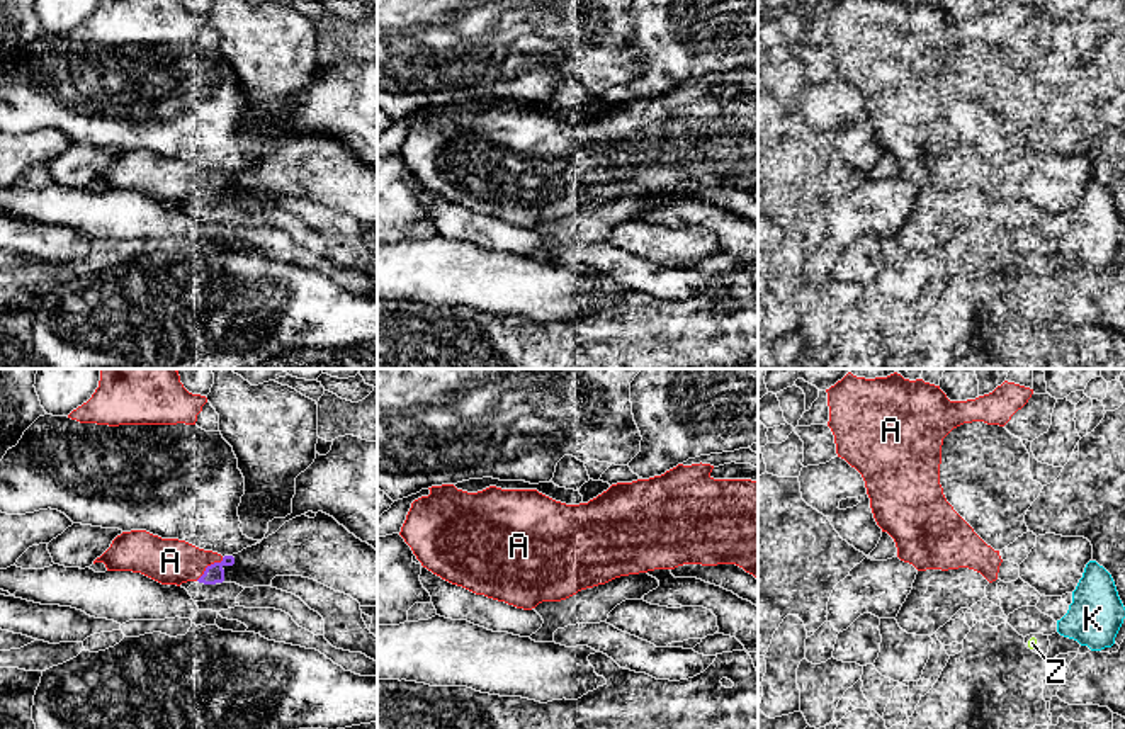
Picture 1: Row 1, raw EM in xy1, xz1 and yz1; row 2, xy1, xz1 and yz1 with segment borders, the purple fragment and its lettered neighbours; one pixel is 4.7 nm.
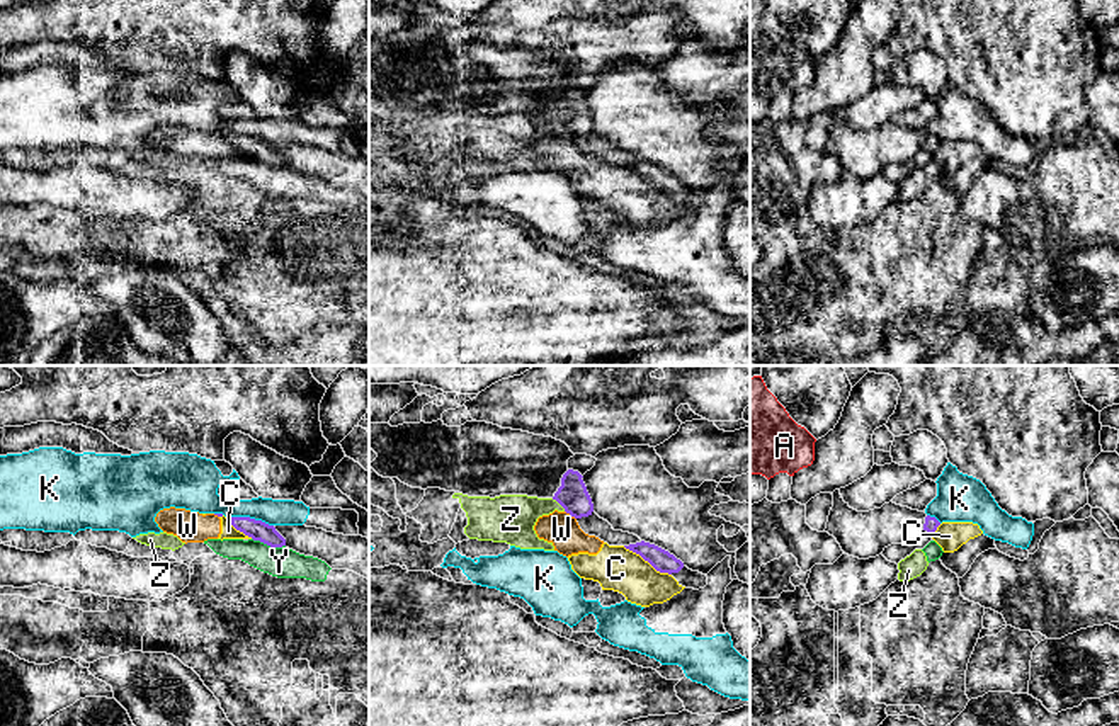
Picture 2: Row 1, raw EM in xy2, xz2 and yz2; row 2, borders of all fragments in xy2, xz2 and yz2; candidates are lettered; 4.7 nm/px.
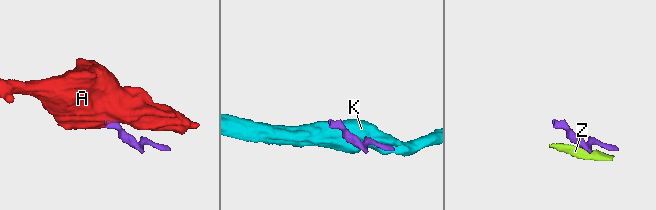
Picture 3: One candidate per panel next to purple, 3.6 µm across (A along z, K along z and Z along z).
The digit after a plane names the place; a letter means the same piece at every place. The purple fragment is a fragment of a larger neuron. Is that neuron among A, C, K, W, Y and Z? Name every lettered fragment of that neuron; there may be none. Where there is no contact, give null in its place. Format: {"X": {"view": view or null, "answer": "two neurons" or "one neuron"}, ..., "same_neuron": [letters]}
{"A": {"view": "xy1", "answer": "one neuron"}, "C": {"view": "xz2", "answer": "two neurons"}, "K": {"view": "xy2", "answer": "two neurons"}, "W": {"view": "xz2", "answer": "two neurons"}, "Y": {"view": "xy2", "answer": "two neurons"}, "Z": {"view": "xz2", "answer": "two neurons"}, "same_neuron": ["A"]}

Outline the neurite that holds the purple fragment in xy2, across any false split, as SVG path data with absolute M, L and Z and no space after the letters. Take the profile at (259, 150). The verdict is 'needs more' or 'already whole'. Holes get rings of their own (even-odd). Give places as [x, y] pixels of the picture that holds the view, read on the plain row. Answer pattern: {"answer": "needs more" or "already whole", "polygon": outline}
{"answer": "already whole", "polygon": "M228 136L228 138L236 150L252 156L253 160L260 160L270 167L286 165L286 158L275 150L274 145L269 145L262 139L255 139L250 136Z"}

